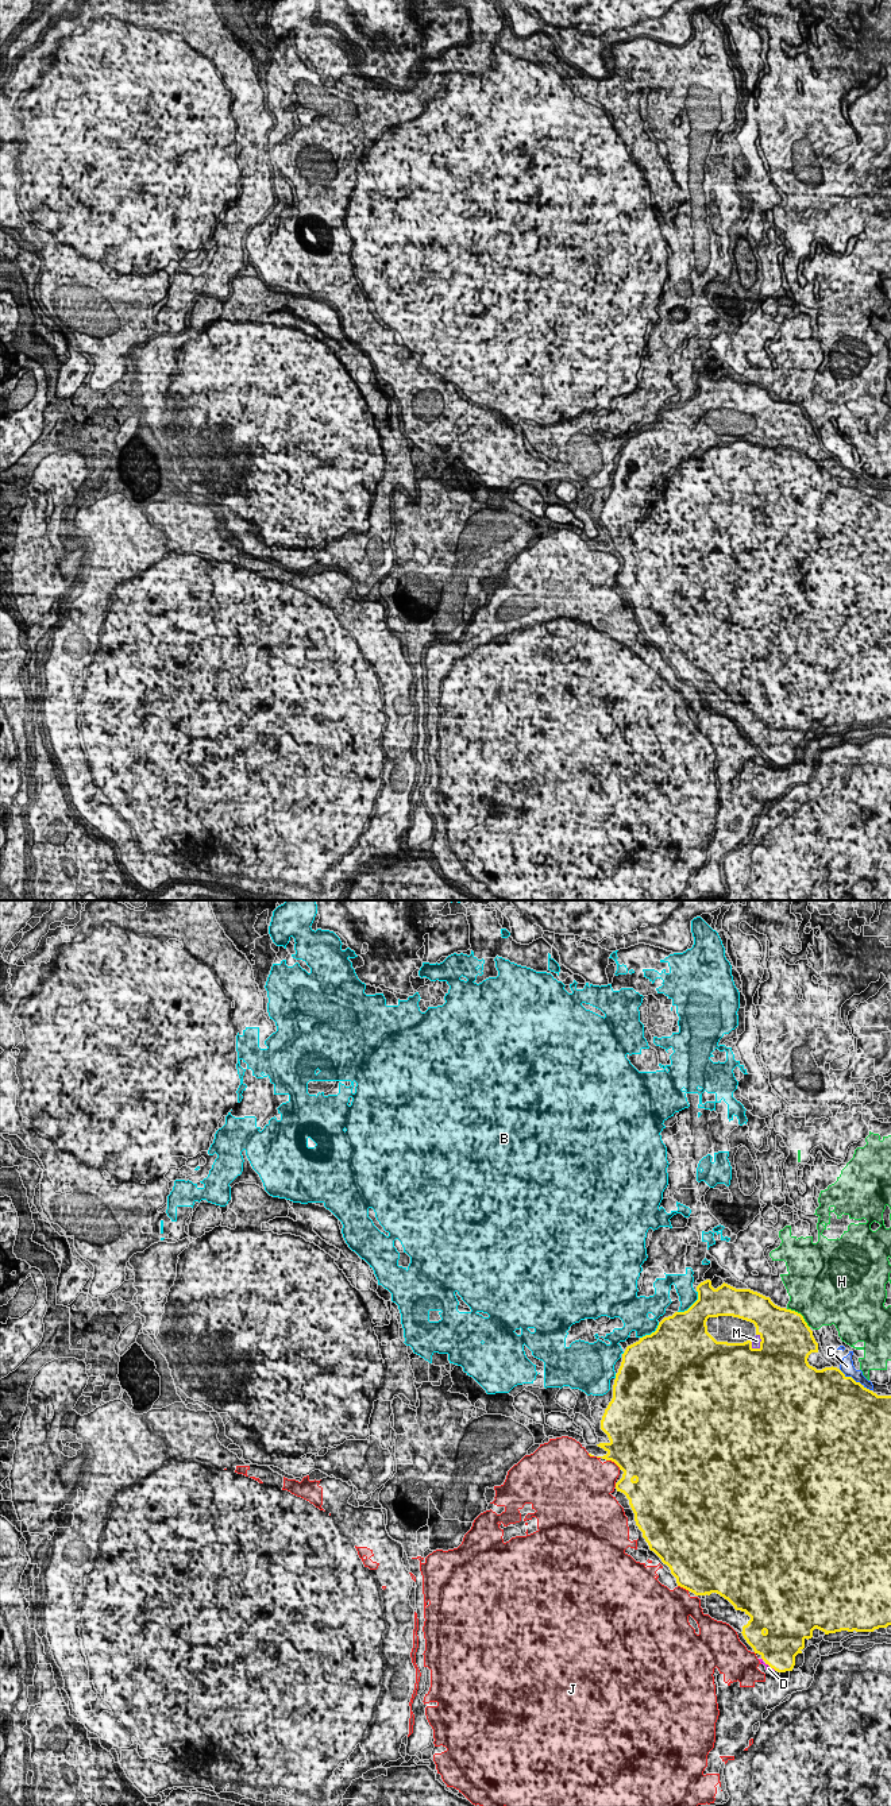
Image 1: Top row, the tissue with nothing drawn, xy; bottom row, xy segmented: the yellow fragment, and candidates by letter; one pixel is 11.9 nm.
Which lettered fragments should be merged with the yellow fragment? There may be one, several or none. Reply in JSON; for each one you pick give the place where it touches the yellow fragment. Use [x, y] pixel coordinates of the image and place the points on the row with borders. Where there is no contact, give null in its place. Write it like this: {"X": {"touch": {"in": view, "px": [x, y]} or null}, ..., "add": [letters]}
{"M": {"touch": {"in": "xy", "px": [760, 1343]}}, "add": ["M"]}

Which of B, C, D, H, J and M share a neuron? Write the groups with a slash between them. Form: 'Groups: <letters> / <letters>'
Groups: B / C H / D J / M

